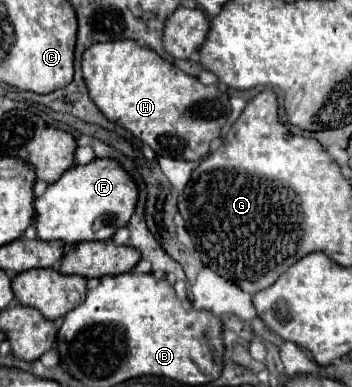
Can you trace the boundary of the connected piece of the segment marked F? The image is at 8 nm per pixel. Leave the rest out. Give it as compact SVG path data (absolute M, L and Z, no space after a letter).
M94 159L88 165L70 167L58 181L50 183L46 193L34 201L34 227L40 241L64 241L68 245L82 241L108 241L116 229L124 227L138 199L132 177L112 159Z

